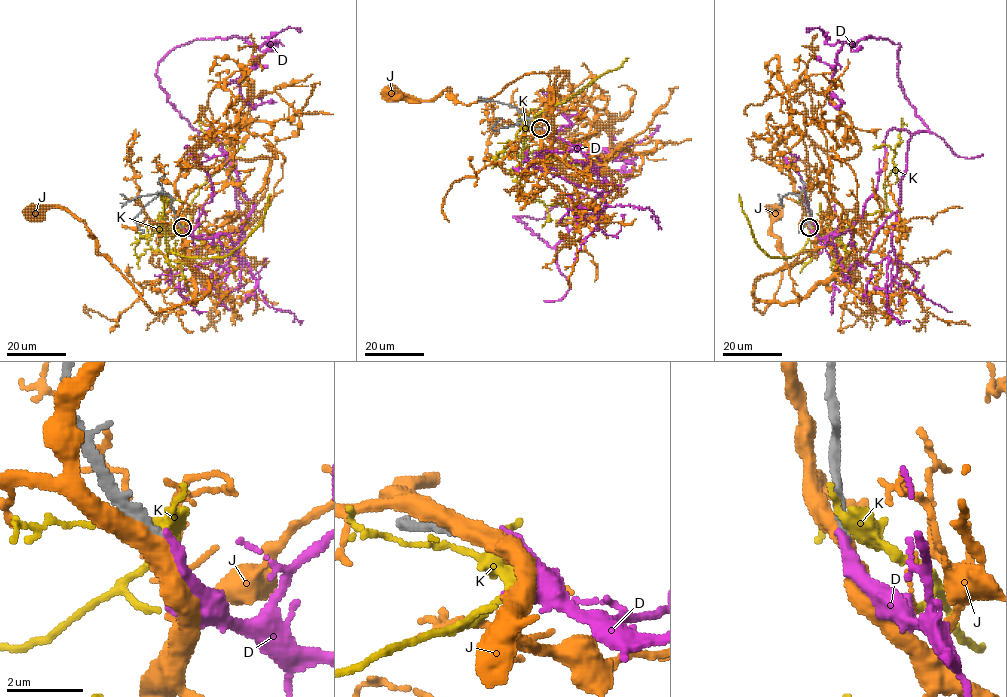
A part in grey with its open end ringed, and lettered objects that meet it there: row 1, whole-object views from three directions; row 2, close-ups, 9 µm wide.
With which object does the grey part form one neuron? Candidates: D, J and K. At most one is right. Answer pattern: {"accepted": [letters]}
{"accepted": ["D"]}

